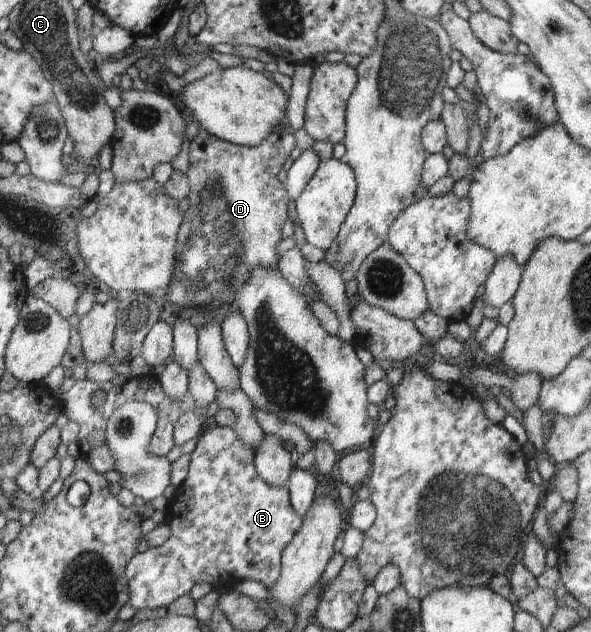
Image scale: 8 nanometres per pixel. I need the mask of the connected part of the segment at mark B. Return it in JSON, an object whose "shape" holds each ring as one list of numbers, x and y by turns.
{"shape":[[217,426,213,429,208,429,204,434,197,437,197,446,192,453,192,459,190,460,188,474,181,483,180,486,185,487,185,501,182,507,185,509,177,510,176,501,170,500,168,510,166,513,166,520,164,523,169,525,171,534,168,541,164,542,157,548,150,548,149,550,137,553,128,562,125,569,126,579,128,582,128,605,134,607,134,609,158,609,158,607,168,607,172,601,182,597,182,595,188,595,190,589,194,587,195,583,202,583,206,581,210,583,214,588,220,587,220,581,224,581,224,585,228,585,228,581,242,581,244,579,251,579,264,584,264,587,271,588,275,582,278,581,281,572,281,555,284,548,292,541,292,538,298,533,301,528,303,519,292,509,291,499,288,493,286,493,286,487,284,486,271,486,268,485,255,470,254,458,255,451,244,445,240,438,236,435,236,432,232,428]]}

